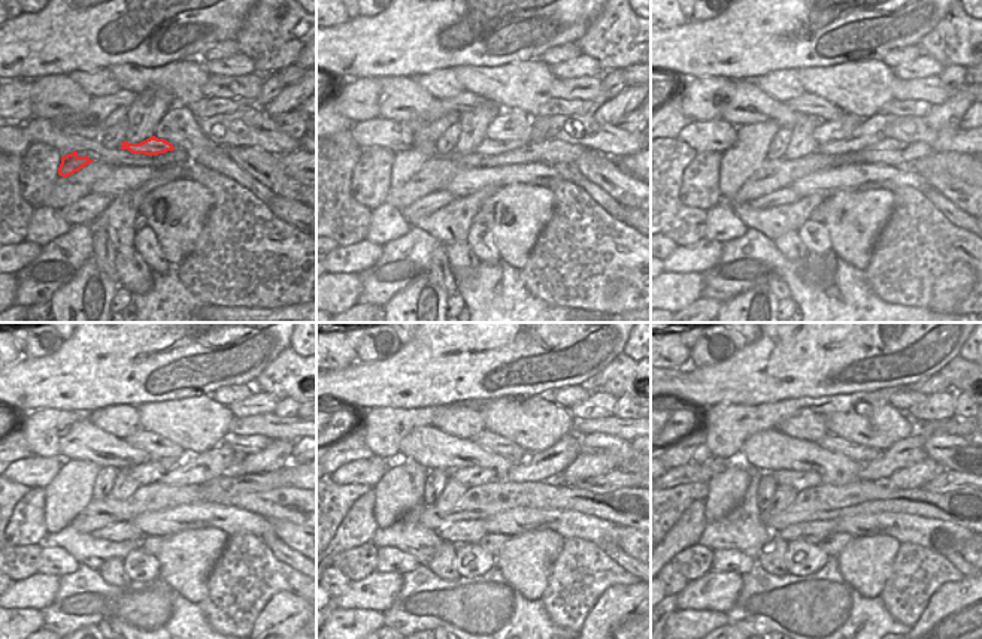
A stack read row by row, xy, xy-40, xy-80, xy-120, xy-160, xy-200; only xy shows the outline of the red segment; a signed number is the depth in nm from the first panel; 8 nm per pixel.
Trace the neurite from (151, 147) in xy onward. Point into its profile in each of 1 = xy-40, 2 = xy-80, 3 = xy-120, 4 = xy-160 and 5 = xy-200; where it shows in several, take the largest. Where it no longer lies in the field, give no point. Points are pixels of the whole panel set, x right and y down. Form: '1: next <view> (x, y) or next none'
1: next xy-40 (488, 147)
2: next xy-80 (869, 132)
3: next xy-120 (199, 468)
4: next xy-160 (543, 466)
5: next xy-200 (908, 451)

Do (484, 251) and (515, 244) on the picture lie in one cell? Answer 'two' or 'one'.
two

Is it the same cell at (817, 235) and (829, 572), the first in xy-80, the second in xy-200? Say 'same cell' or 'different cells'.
different cells

